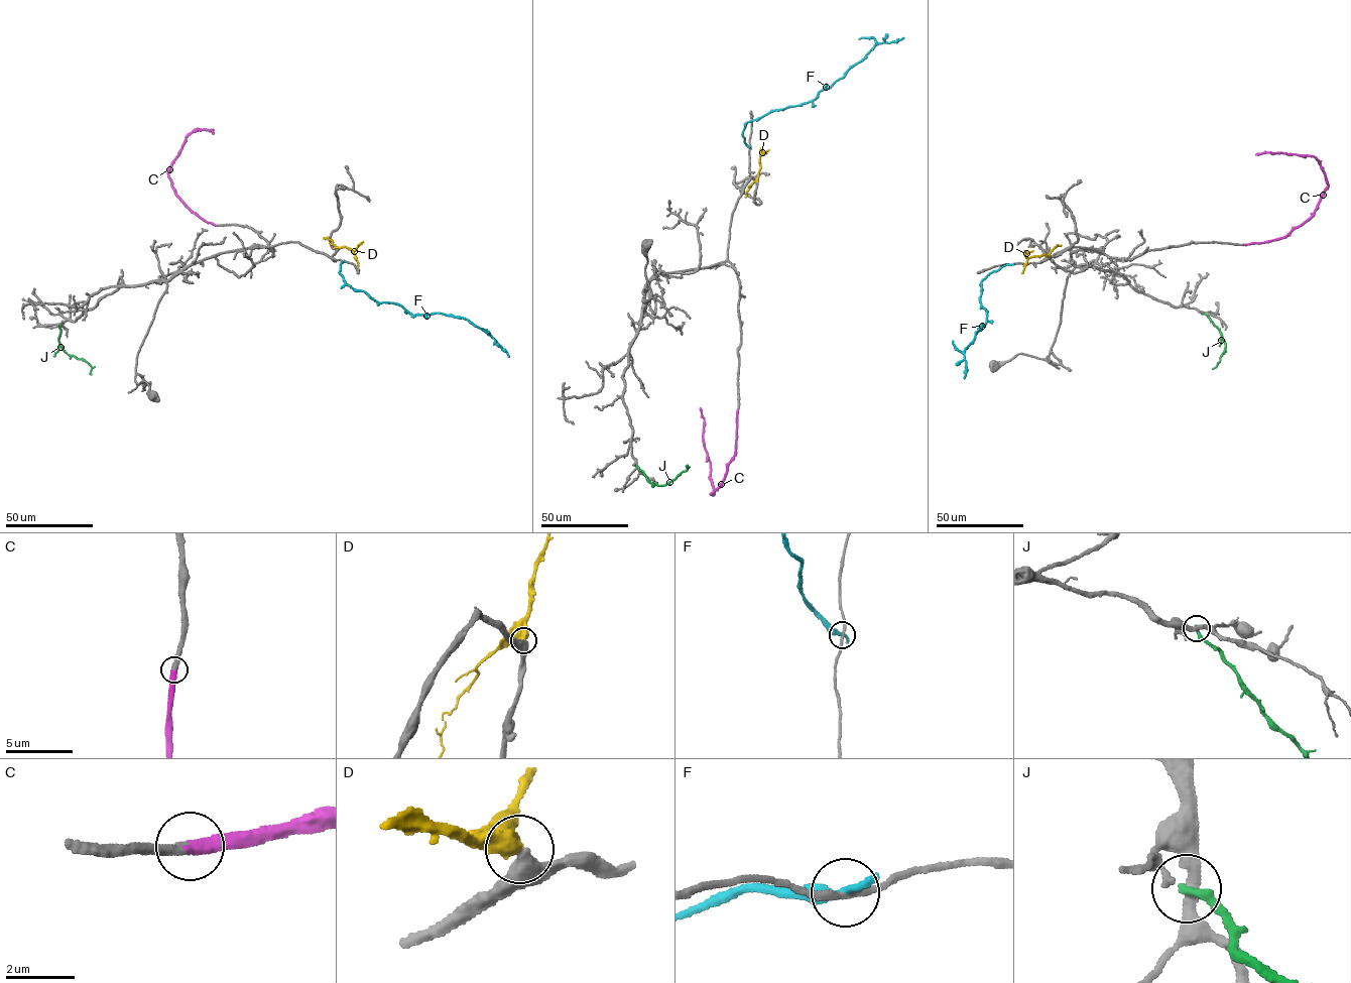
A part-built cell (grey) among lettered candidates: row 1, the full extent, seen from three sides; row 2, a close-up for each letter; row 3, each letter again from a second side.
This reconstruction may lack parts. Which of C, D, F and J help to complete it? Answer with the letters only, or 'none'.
C

